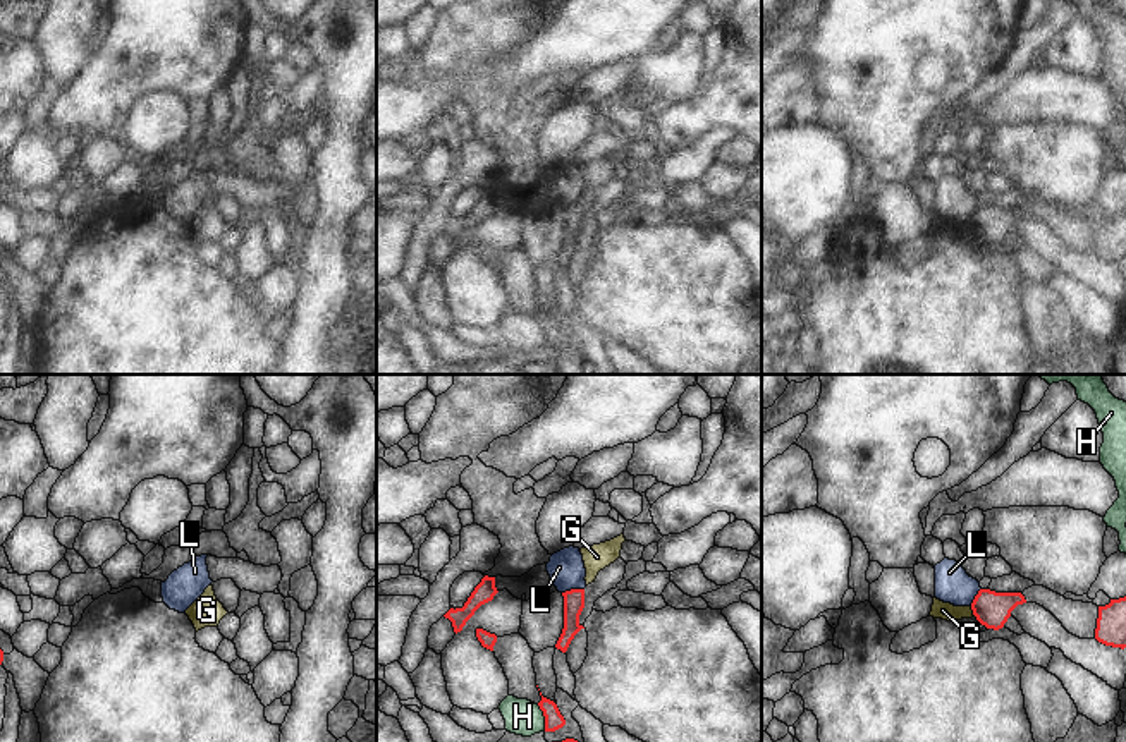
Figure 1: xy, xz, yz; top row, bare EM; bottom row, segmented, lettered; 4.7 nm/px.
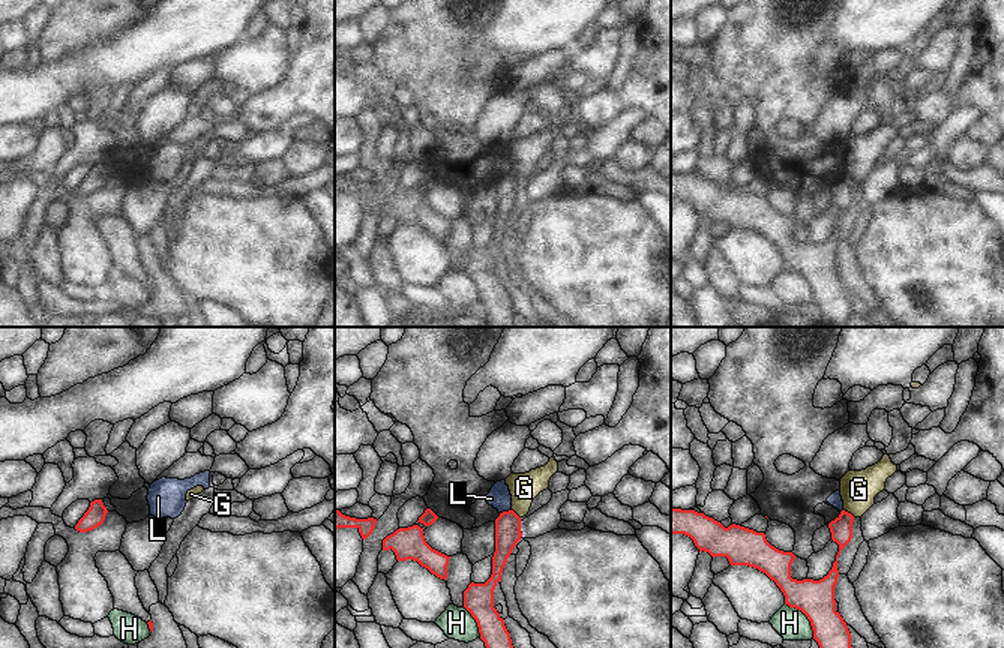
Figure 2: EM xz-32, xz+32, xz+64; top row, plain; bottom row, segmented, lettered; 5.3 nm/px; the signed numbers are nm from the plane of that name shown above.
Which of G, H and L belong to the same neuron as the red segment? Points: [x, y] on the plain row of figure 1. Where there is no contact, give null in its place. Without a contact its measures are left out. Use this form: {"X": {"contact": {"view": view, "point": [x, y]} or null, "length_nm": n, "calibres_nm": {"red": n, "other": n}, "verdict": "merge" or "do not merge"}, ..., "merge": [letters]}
{"G": {"contact": {"view": "yz", "point": [973, 227]}, "length_nm": 50, "calibres_nm": {"red": 160, "other": 80}, "verdict": "do not merge"}, "H": {"contact": {"view": "xz", "point": [544, 330]}, "length_nm": 130, "calibres_nm": {"red": 90, "other": 160}, "verdict": "do not merge"}, "L": {"contact": {"view": "xz", "point": [573, 205]}, "length_nm": 110, "calibres_nm": {"red": 100, "other": 170}, "verdict": "do not merge"}, "merge": []}

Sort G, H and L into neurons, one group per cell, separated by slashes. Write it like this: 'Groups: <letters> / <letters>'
Groups: G / H / L.

